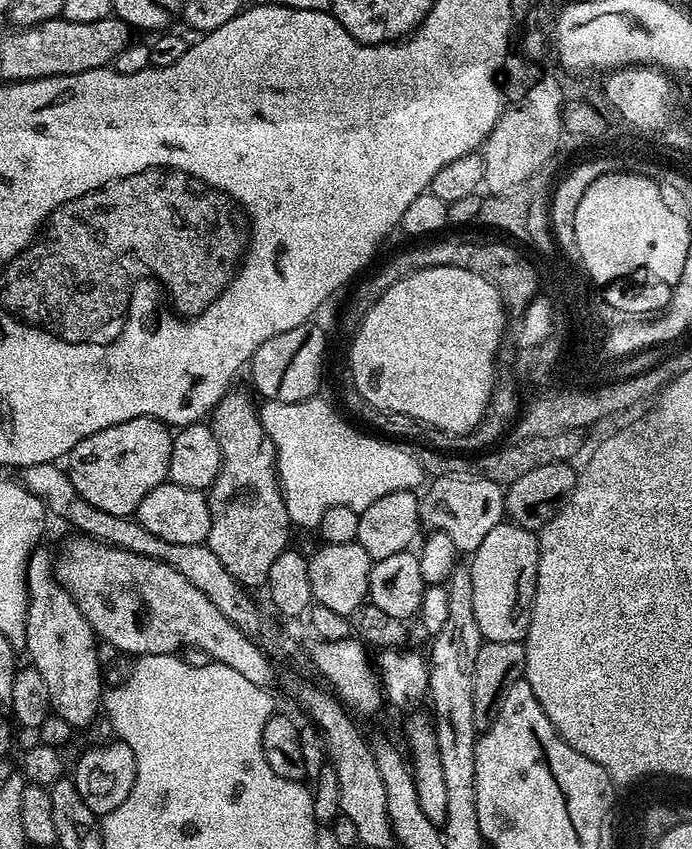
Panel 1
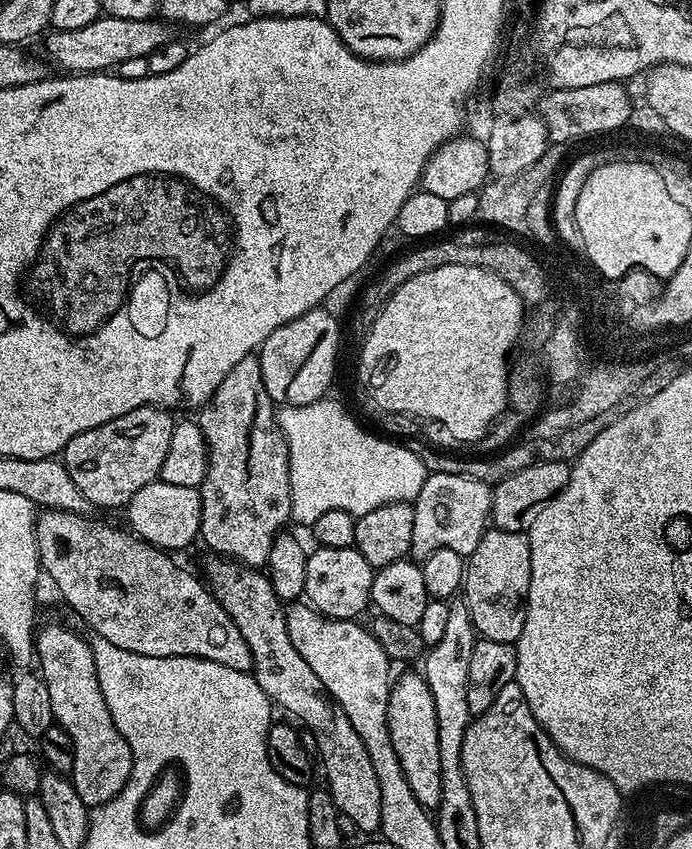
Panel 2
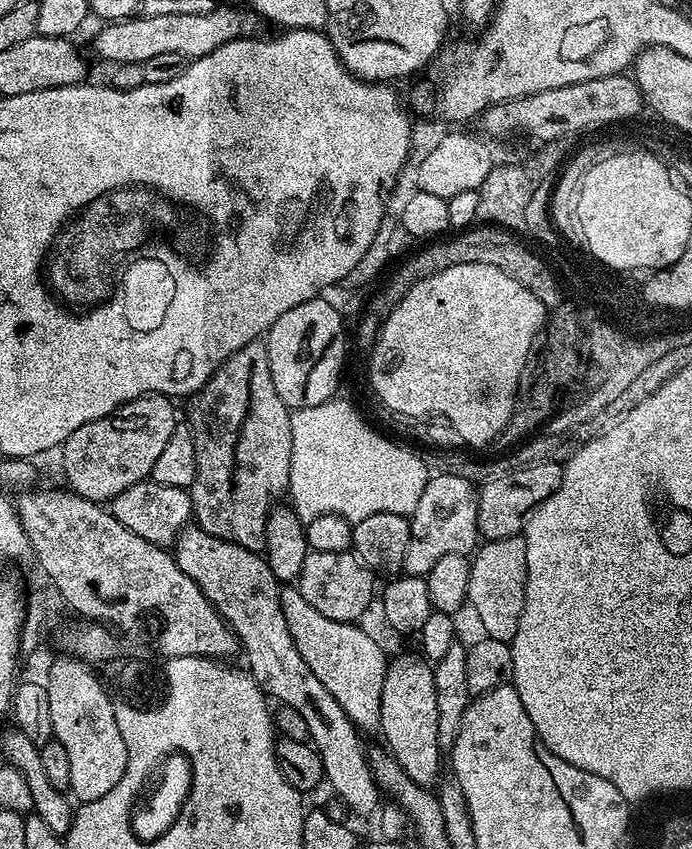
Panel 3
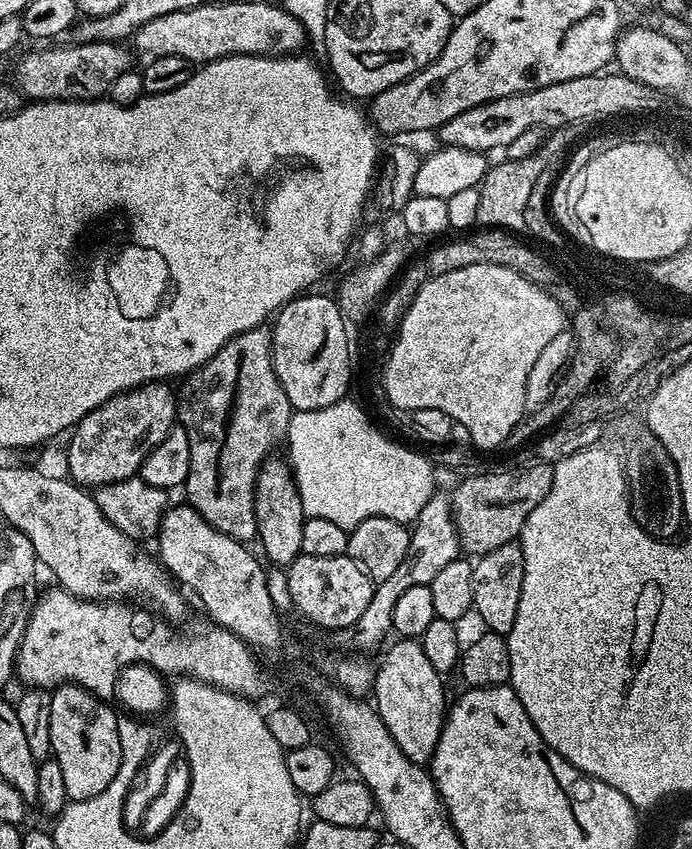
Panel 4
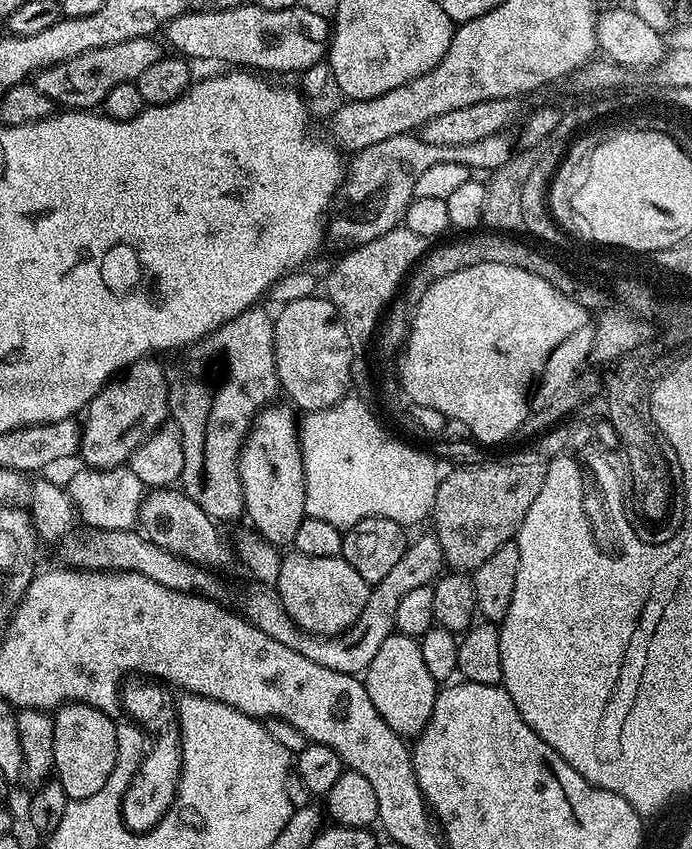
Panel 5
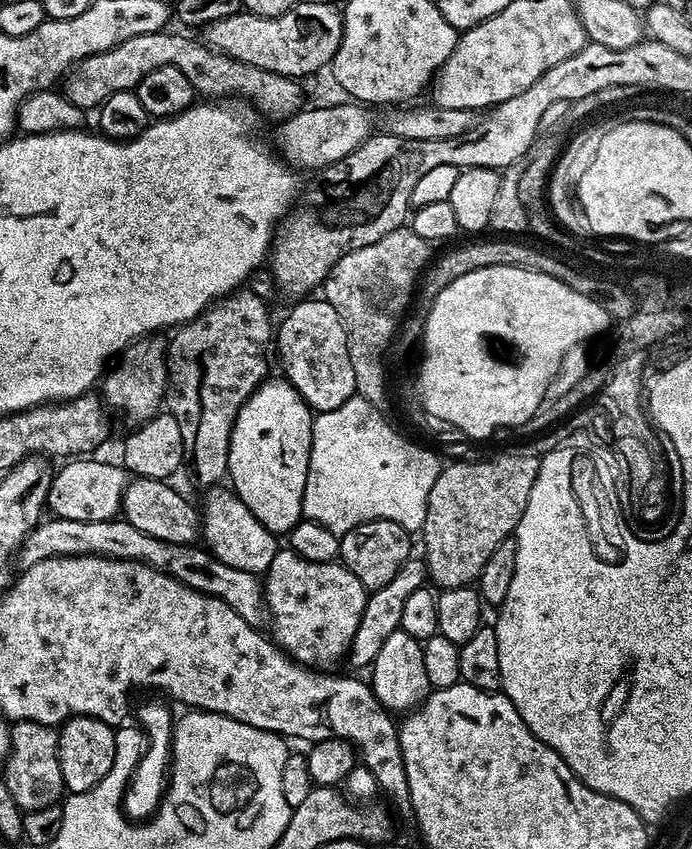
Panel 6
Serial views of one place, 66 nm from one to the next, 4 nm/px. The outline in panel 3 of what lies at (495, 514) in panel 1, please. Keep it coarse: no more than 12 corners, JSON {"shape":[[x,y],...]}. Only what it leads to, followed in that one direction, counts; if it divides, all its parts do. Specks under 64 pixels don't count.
{"shape":[[437,473],[409,517],[402,570],[477,545],[477,491]]}

